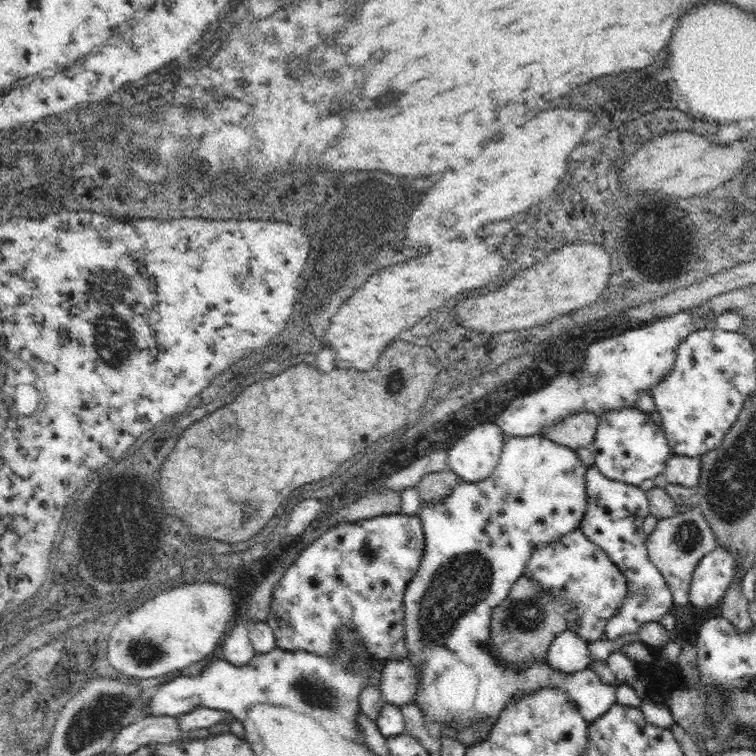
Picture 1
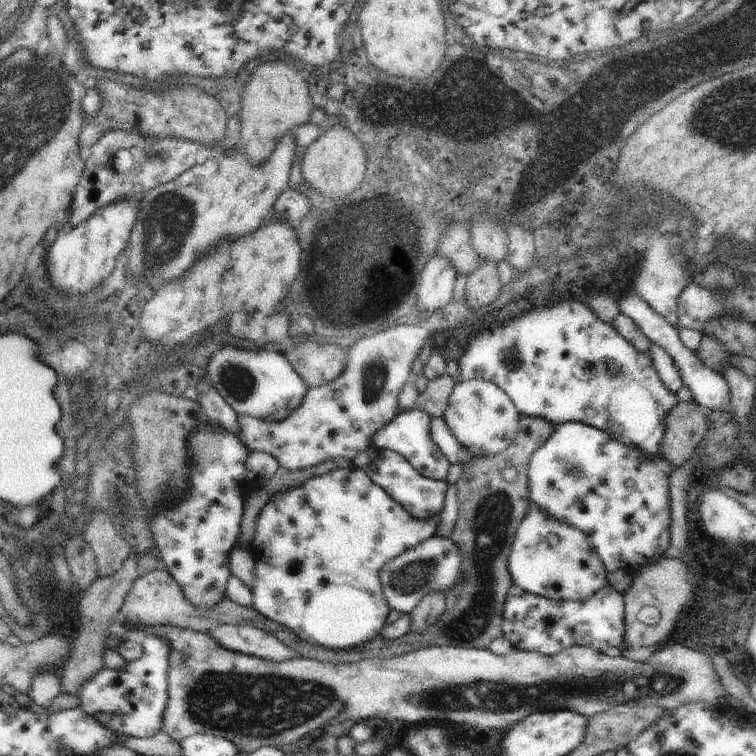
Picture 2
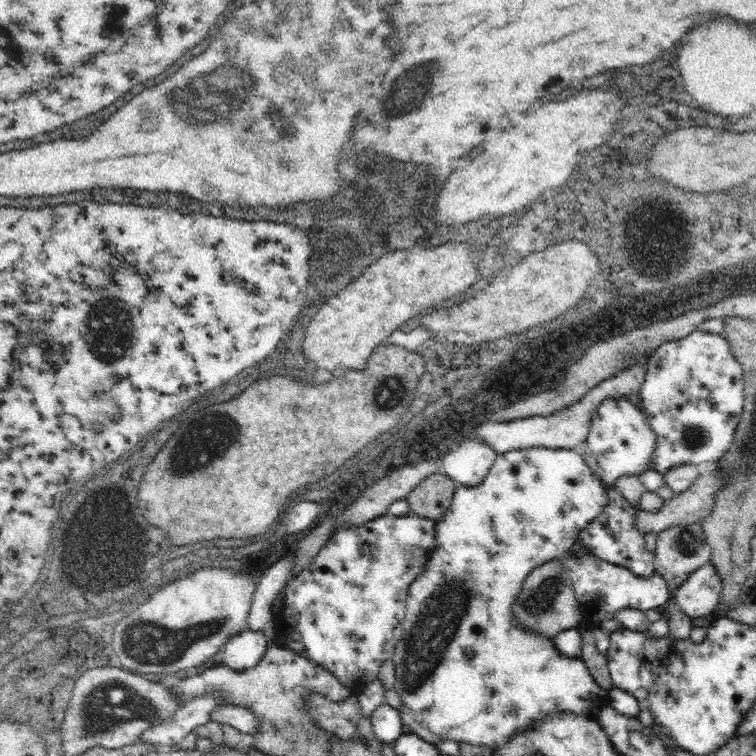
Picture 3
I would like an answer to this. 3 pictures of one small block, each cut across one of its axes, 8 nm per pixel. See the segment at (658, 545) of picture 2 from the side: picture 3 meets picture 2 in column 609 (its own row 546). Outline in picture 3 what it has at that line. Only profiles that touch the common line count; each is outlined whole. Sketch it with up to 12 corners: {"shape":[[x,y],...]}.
{"shape":[[568,448],[458,484],[392,656],[402,726],[504,748],[608,704],[528,574],[608,484]]}

